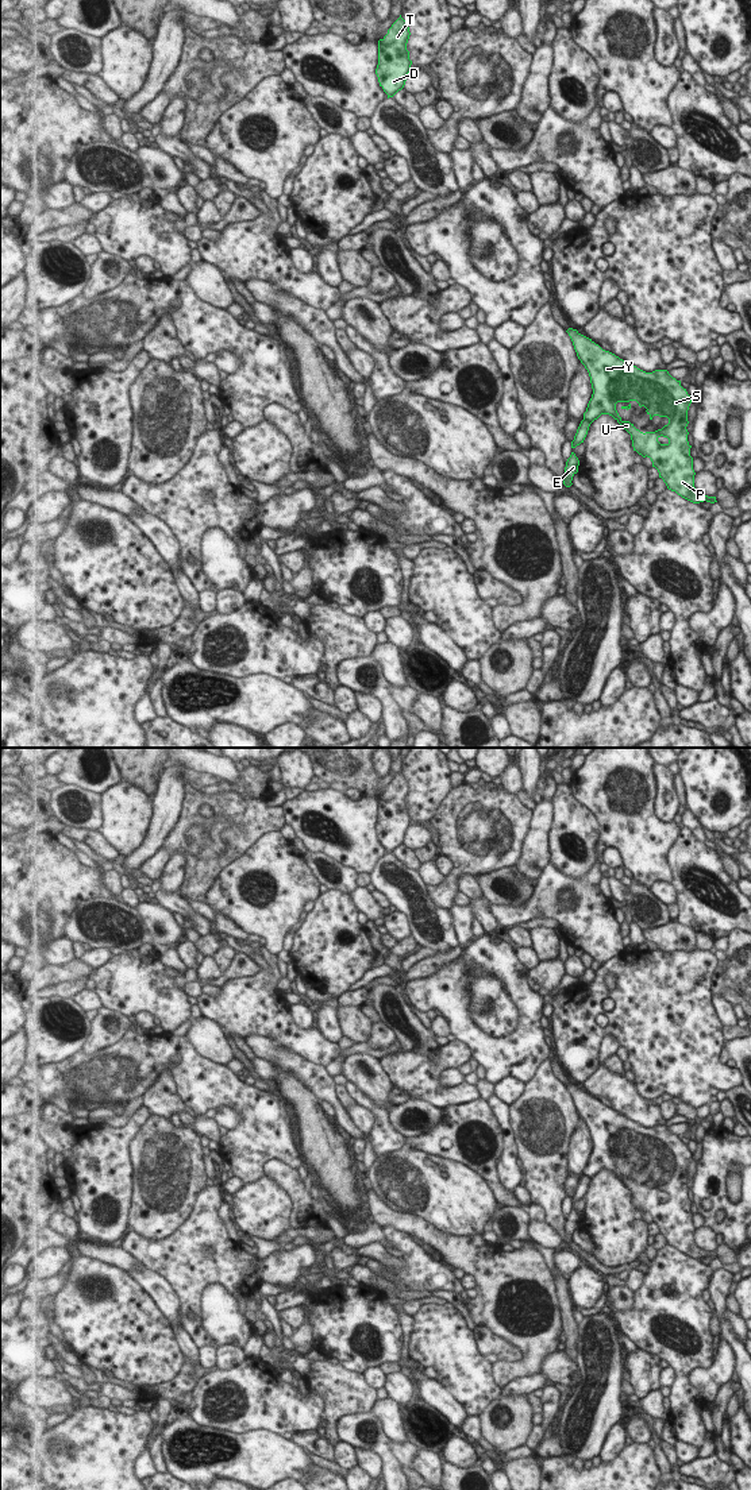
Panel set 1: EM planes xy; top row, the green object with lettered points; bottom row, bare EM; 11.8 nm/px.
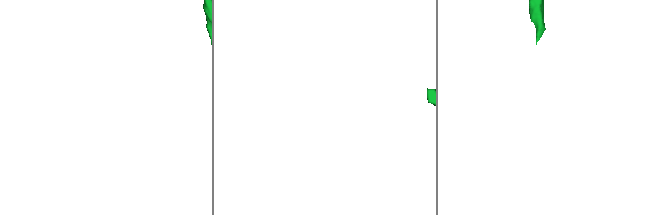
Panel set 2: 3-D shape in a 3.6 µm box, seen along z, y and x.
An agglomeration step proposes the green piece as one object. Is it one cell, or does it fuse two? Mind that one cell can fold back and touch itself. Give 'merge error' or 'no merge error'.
merge error

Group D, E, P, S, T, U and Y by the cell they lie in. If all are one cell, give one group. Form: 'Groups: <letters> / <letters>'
Groups: D P S T U Y / E

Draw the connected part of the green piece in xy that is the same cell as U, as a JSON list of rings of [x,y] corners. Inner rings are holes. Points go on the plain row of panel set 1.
[[[577,1085],[566,1086],[578,1115],[589,1128],[593,1144],[584,1176],[590,1180],[601,1170],[612,1171],[629,1190],[633,1207],[650,1213],[667,1244],[693,1258],[715,1259],[694,1243],[692,1201],[688,1197],[688,1166],[692,1153],[667,1126],[646,1128],[636,1122],[602,1105]],[[636,1157],[644,1162],[650,1176],[667,1173],[669,1180],[655,1188],[640,1188],[629,1177],[623,1177],[616,1166],[617,1158]]]

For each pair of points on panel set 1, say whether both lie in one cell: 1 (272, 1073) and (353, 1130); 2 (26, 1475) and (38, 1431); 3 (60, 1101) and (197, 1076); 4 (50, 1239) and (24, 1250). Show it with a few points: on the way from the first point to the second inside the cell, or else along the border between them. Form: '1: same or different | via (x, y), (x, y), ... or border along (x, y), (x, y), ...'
1: different | border along (253, 1054), (266, 1058), (274, 1065)
2: different | border along (24, 1447), (42, 1456), (43, 1475)
3: same | via (92, 1070), (162, 1065)
4: same | via (43, 1239), (31, 1247)

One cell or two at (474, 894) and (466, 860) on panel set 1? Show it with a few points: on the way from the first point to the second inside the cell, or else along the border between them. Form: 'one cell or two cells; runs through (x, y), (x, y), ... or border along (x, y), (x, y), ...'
two cells; border along (476, 877), (463, 875), (459, 879), (458, 890)

